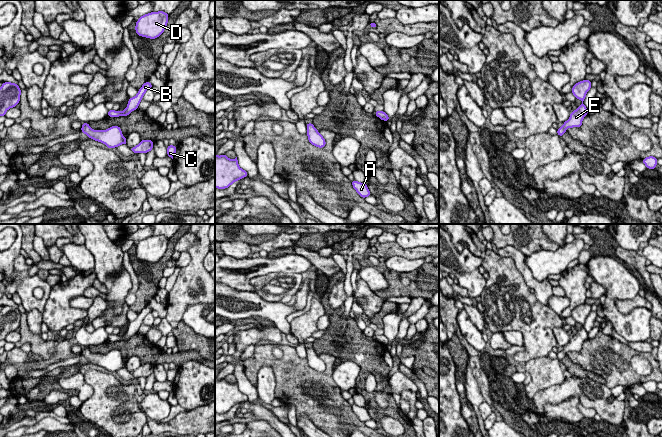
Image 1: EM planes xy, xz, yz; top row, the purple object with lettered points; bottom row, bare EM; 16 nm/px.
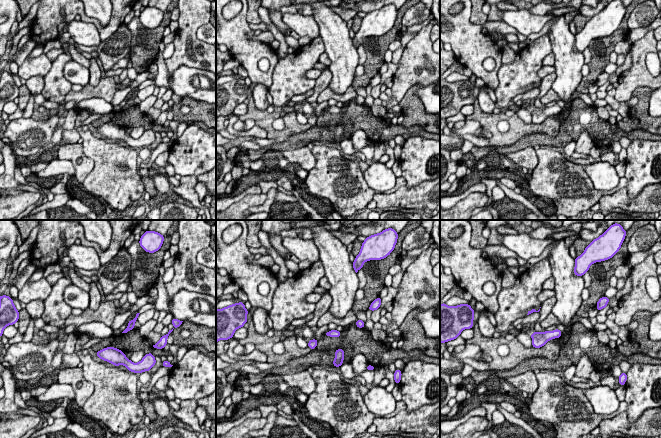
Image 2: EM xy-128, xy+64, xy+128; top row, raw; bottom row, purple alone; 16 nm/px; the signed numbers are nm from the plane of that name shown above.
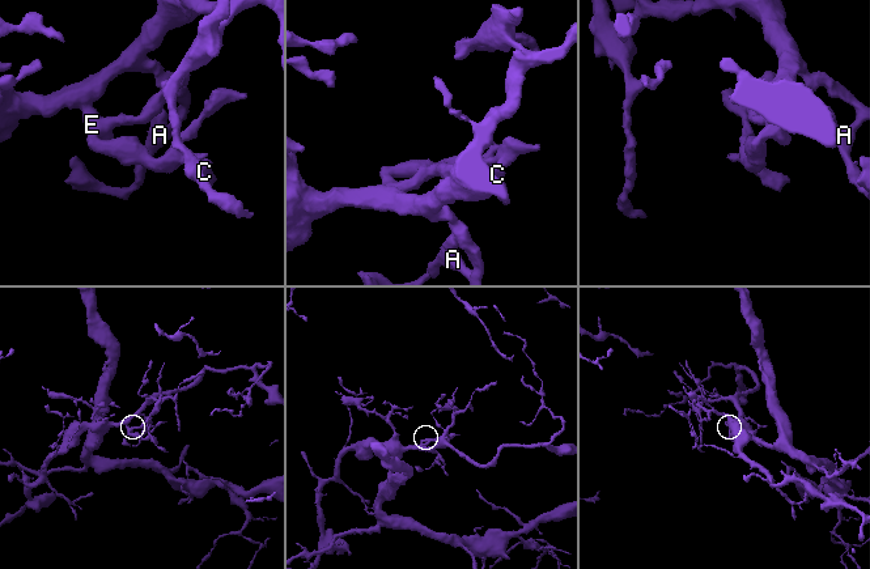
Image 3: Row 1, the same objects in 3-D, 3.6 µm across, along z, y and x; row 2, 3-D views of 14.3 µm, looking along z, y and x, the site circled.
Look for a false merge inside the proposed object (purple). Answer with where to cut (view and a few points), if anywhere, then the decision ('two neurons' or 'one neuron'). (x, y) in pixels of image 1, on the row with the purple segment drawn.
no cut; one neuron

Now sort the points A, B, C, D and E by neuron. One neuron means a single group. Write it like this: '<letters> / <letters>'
A B C D E

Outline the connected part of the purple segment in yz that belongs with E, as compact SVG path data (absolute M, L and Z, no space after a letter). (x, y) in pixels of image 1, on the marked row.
M587 79L579 81L572 87L571 92L576 97L576 99L582 101L582 104L578 106L576 110L572 111L569 119L565 121L559 129L557 129L557 134L560 137L562 137L562 135L567 131L568 128L580 128L582 126L583 118L588 114L588 109L583 102L585 100L587 92L591 87L591 81Z

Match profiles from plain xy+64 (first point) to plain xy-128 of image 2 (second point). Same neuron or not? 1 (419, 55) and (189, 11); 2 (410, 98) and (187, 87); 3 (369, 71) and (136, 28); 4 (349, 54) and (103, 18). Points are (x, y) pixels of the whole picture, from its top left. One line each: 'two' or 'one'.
1: one
2: two
3: one
4: one

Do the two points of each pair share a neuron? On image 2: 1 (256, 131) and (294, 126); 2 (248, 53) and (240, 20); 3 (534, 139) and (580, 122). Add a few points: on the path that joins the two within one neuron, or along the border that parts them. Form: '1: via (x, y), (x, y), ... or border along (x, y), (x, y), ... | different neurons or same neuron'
1: border along (256, 124), (266, 132), (267, 137) | different neurons
2: via (240, 45), (240, 28) | same neuron
3: via (545, 140), (560, 140), (569, 131) | same neuron

